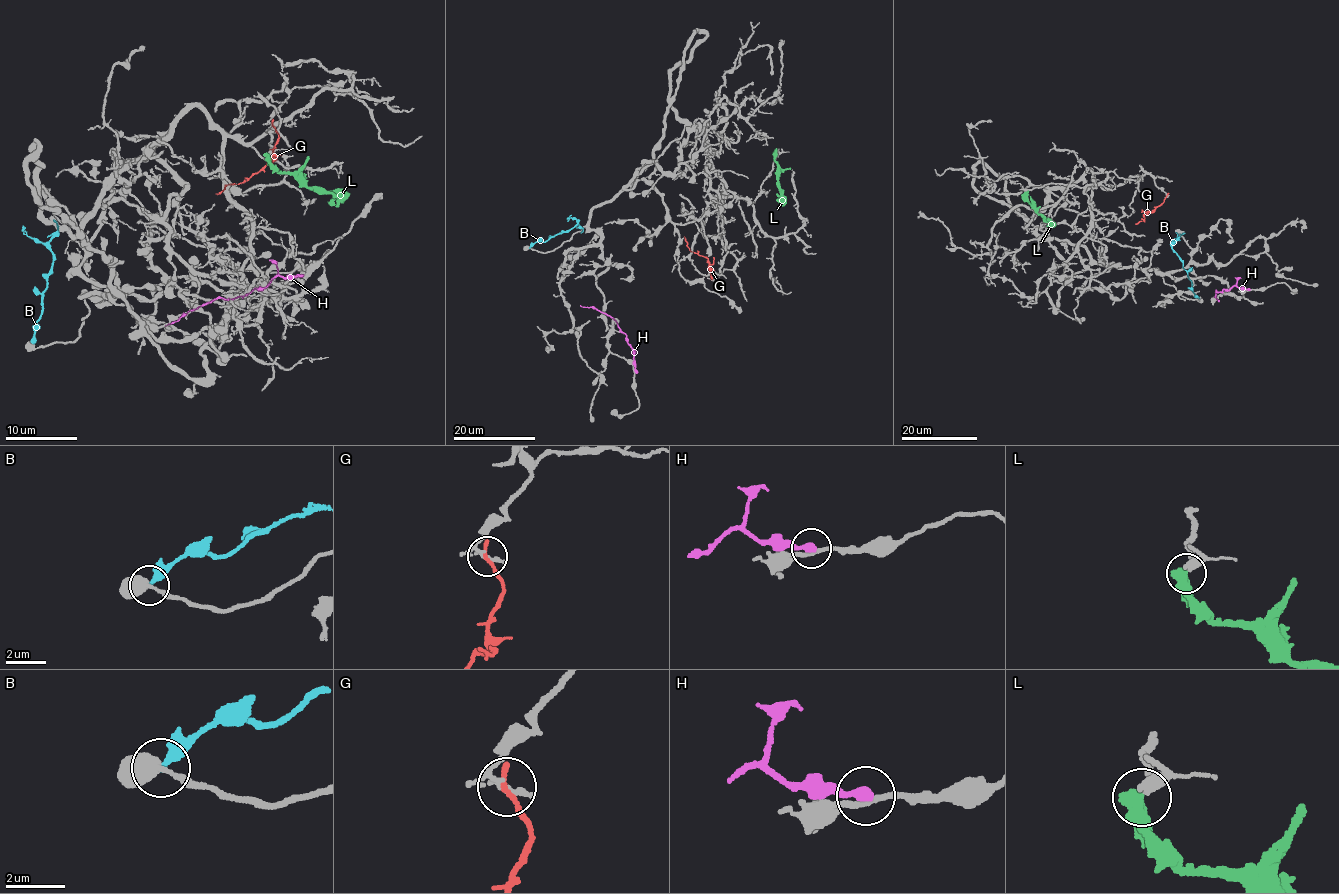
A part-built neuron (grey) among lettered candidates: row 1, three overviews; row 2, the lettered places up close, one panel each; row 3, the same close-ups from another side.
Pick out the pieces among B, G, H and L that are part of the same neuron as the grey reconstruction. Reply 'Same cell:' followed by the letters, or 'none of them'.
Same cell: none of them

